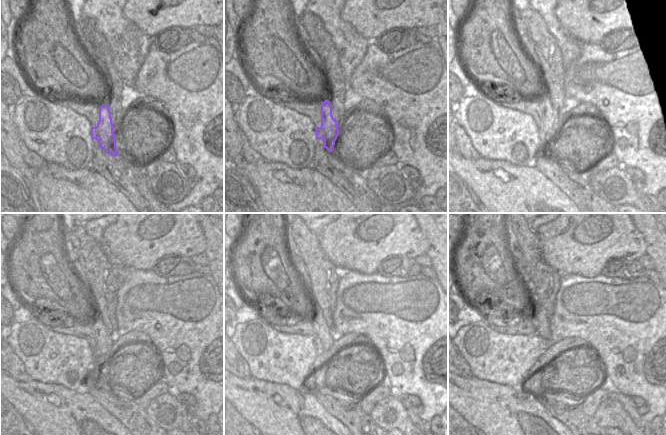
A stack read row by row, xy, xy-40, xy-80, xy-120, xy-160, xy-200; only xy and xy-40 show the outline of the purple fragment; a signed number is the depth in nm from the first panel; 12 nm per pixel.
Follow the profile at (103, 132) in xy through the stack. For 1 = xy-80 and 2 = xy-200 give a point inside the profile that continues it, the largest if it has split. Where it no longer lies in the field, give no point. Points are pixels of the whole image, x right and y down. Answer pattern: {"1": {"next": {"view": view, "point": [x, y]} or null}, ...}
{"1": {"next": {"view": "xy-80", "point": [550, 128]}}, "2": {"next": {"view": "xy-200", "point": [540, 320]}}}

